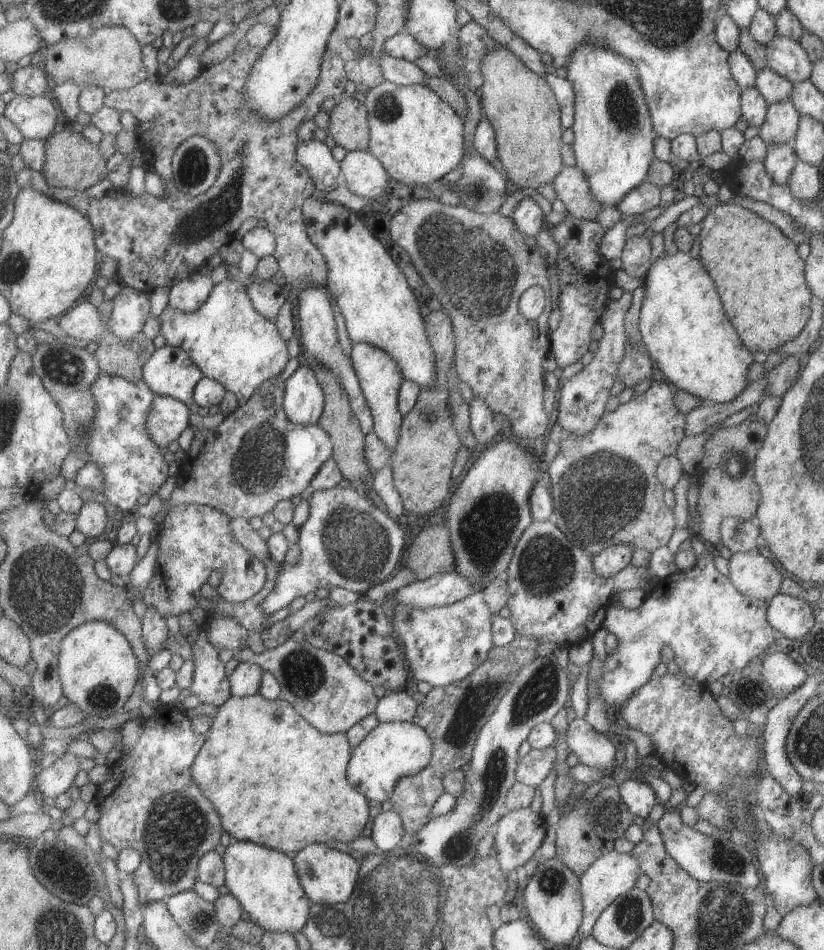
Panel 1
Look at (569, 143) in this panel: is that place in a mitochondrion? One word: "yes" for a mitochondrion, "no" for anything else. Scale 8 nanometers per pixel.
no

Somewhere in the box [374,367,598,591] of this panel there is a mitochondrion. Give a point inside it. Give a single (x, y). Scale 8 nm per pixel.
(485, 530)

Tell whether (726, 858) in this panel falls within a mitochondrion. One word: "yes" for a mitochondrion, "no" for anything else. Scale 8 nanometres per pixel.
yes

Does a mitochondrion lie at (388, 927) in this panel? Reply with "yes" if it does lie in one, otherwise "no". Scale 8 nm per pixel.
yes

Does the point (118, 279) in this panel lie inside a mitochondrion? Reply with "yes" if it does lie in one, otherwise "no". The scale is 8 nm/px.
no

